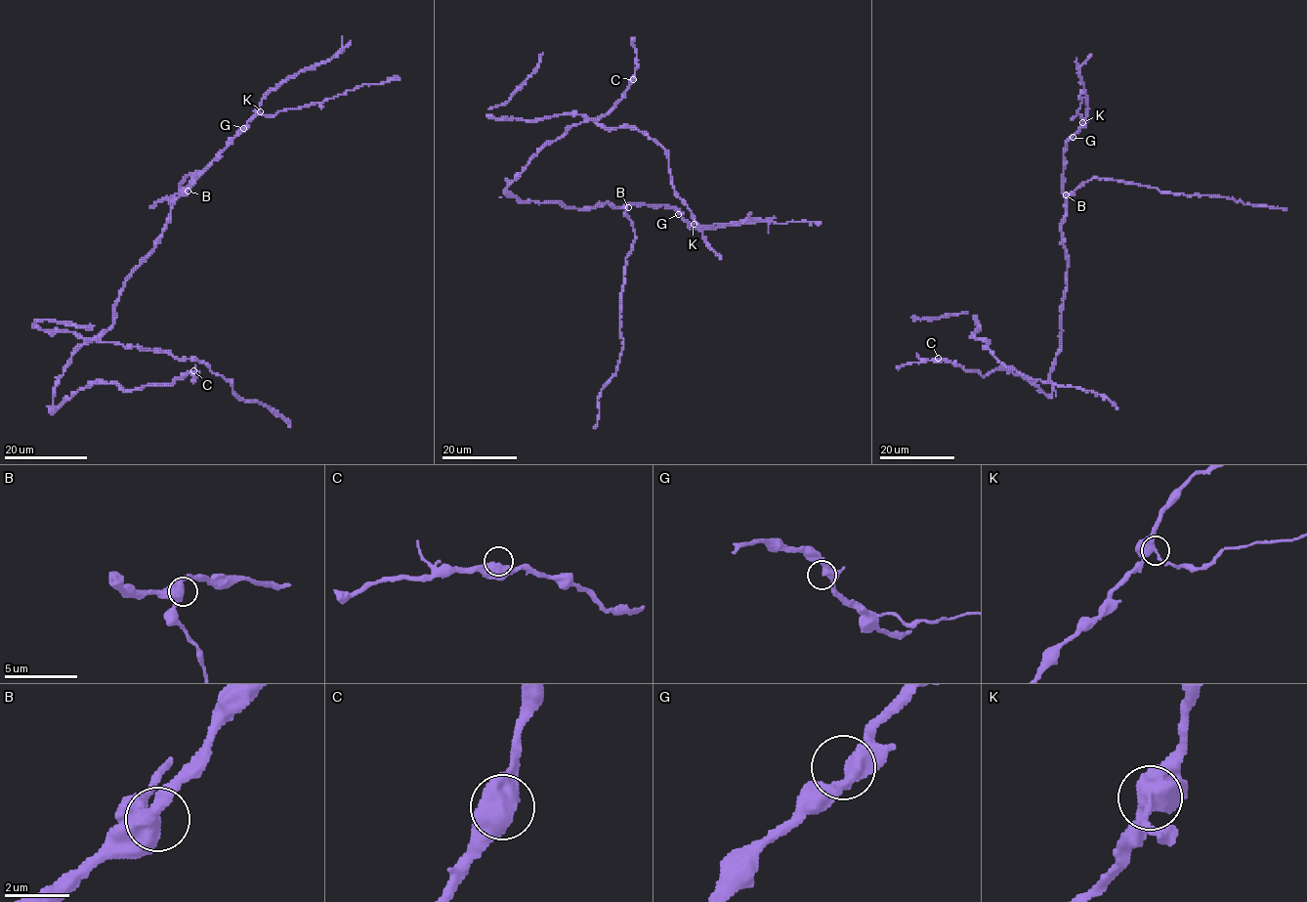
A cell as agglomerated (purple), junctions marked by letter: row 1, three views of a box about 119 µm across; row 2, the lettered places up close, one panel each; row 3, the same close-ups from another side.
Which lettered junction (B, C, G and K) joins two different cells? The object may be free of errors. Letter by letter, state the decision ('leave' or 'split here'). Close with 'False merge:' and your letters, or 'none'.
B: leave
C: leave
G: leave
K: split here
False merge: K

